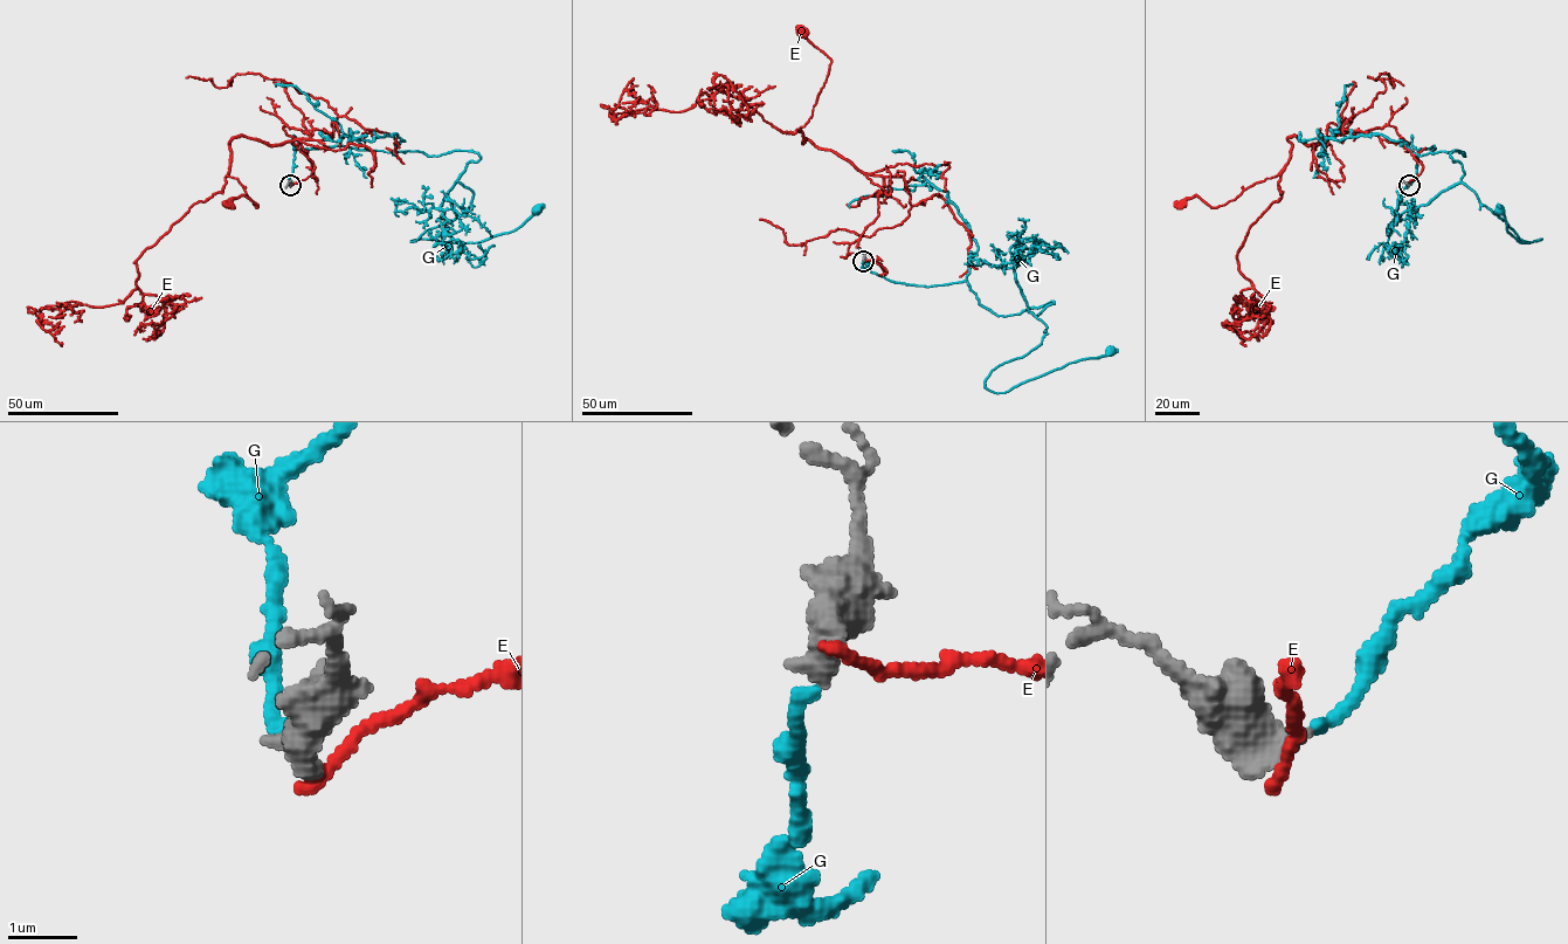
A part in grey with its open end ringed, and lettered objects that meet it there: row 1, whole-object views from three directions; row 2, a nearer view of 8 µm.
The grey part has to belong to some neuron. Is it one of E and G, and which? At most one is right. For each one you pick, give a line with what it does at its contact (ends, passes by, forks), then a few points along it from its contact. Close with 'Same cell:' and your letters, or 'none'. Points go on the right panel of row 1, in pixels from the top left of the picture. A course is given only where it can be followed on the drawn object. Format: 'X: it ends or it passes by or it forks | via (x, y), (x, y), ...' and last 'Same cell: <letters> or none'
G: it ends | via (1409, 184), (1421, 149), (1462, 151), (1450, 154), (1479, 201), (1520, 239), (1541, 239), (1519, 242), (1499, 211)
Same cell: G

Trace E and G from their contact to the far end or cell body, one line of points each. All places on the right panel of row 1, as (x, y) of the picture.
E: (1408, 186), (1422, 164), (1383, 125), (1309, 145), (1291, 136), (1277, 176), (1223, 205), (1197, 195), (1180, 204)
G: (1409, 184), (1421, 149), (1462, 151), (1450, 154), (1479, 201), (1520, 239), (1541, 239), (1519, 242), (1499, 211)

